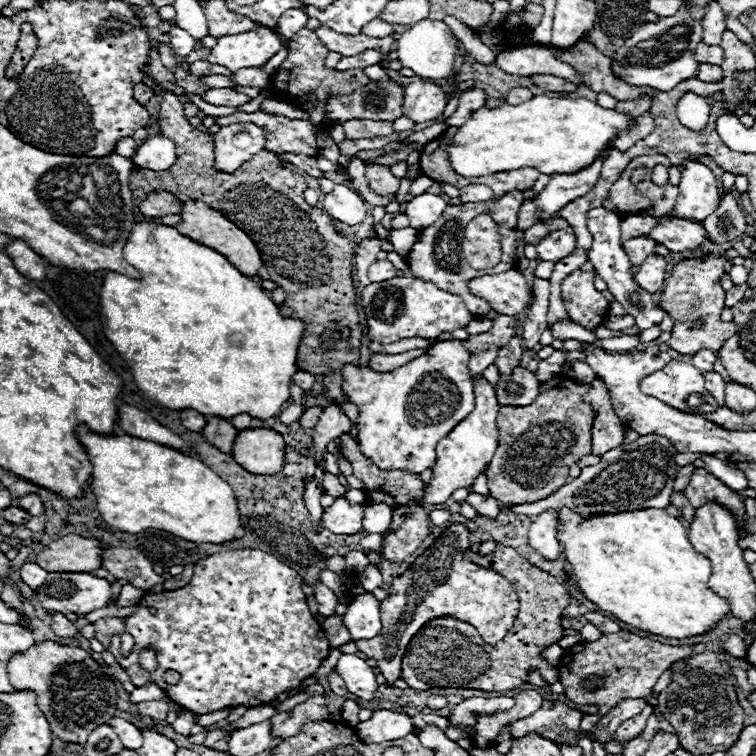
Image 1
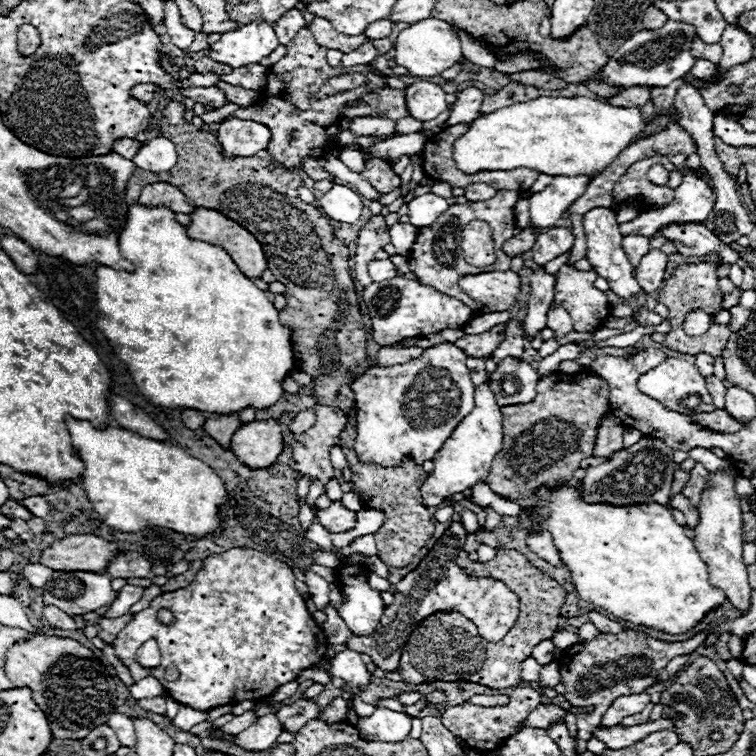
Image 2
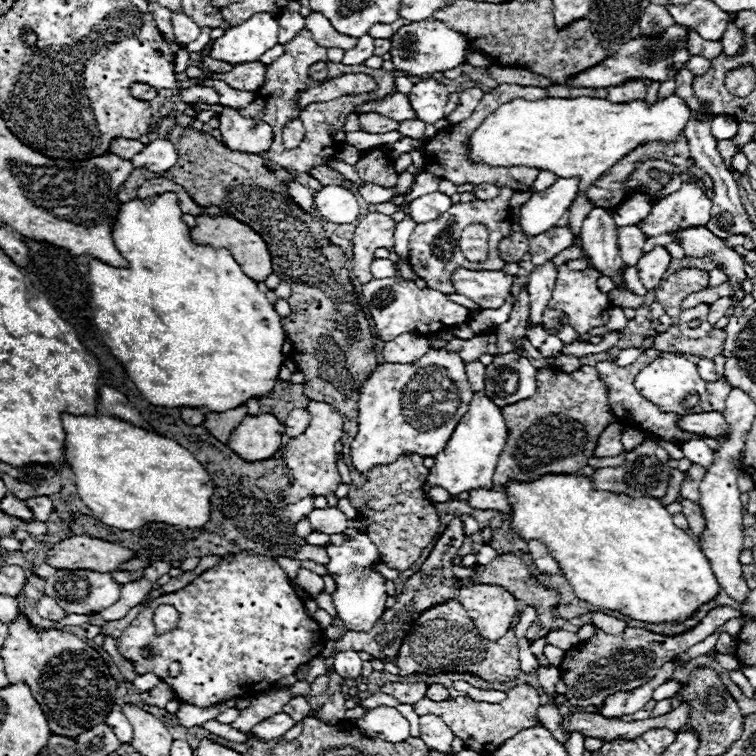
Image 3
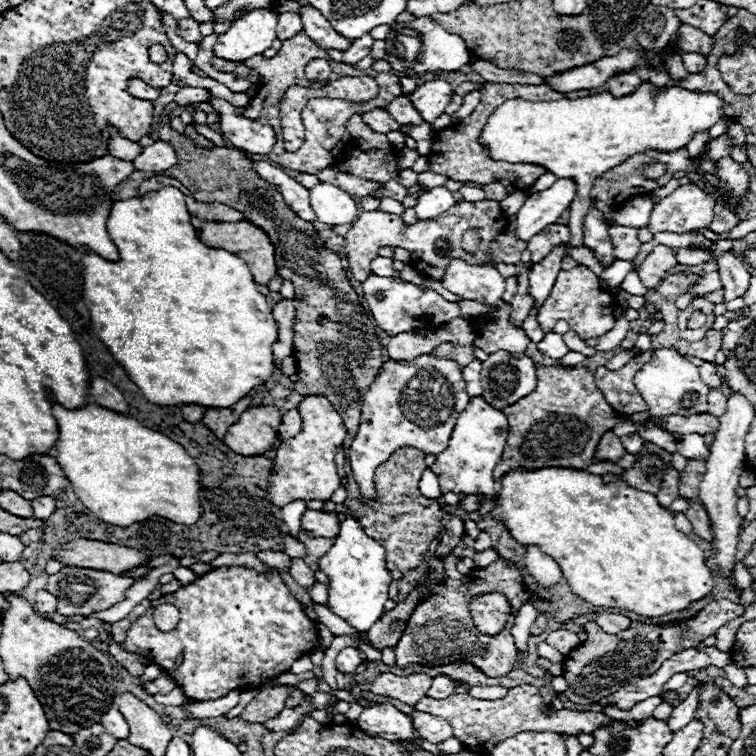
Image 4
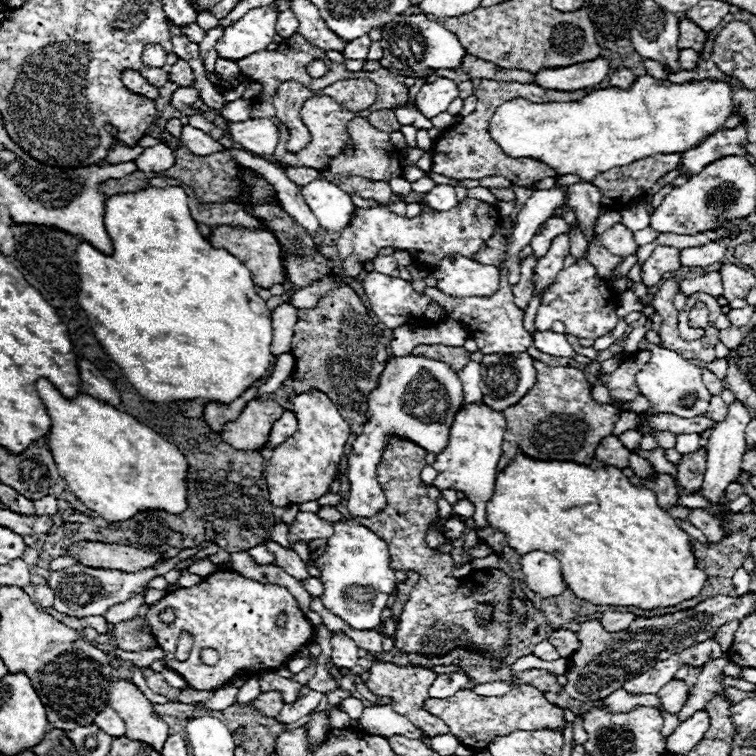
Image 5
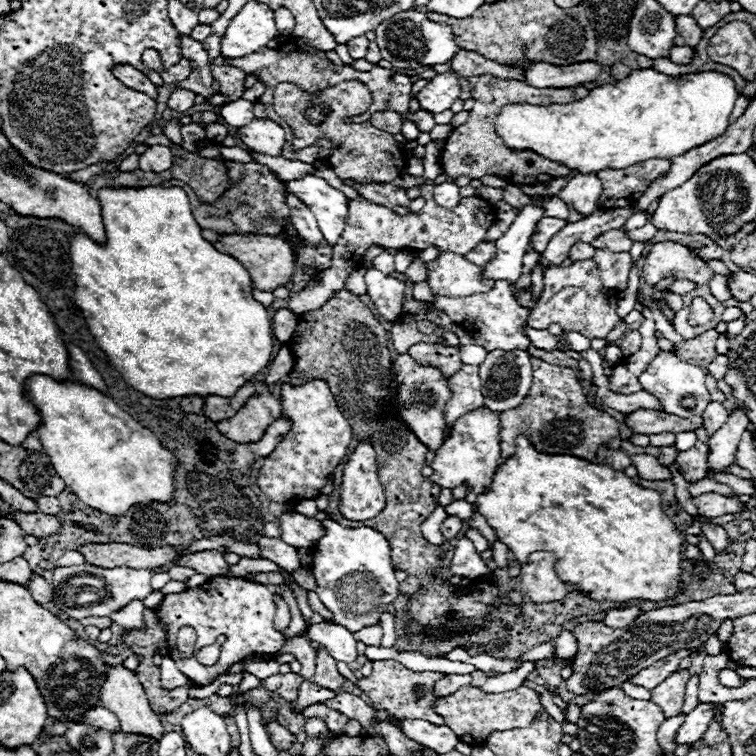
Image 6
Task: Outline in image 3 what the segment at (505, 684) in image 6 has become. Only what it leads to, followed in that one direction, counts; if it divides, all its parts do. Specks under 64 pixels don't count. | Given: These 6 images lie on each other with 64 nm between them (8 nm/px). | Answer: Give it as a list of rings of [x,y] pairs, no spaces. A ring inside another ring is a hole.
[[[458,682],[456,688],[458,690],[466,690],[472,700],[480,700],[480,702],[488,702],[488,704],[496,704],[496,702],[502,702],[506,698],[504,692],[498,692],[498,690],[478,690],[478,688],[472,688],[472,686],[464,684],[464,682]]]

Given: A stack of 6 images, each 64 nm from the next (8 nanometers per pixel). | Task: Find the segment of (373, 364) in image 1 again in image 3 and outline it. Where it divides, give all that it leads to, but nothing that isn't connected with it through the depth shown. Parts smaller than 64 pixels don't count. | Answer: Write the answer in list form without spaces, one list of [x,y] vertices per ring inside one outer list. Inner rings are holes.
[[[398,336],[396,340],[392,340],[390,344],[386,344],[382,348],[382,358],[388,364],[400,364],[400,362],[414,362],[420,356],[424,356],[424,352],[428,352],[431,348],[430,337],[424,336]]]

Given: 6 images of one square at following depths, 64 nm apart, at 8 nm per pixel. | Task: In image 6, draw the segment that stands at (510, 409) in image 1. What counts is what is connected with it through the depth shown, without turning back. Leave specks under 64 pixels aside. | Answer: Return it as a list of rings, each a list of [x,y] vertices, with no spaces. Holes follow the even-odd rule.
[[[532,358],[532,368],[534,368],[534,382],[528,396],[522,400],[520,406],[500,412],[502,460],[508,460],[514,454],[514,444],[518,436],[526,436],[530,444],[542,454],[570,454],[582,460],[594,460],[596,450],[604,442],[612,442],[612,448],[624,448],[624,452],[628,452],[630,456],[632,454],[654,454],[654,458],[660,456],[660,450],[656,446],[642,448],[620,440],[618,420],[608,412],[594,408],[588,402],[588,396],[582,391],[578,372],[564,366],[552,366],[540,358]]]

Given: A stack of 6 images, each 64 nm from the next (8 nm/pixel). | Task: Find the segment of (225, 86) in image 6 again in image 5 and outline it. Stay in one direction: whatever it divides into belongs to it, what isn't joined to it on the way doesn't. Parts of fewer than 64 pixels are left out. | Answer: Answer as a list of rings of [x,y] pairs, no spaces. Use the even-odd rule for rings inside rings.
[[[216,60],[216,74],[224,78],[234,78],[238,74],[238,64],[232,60]]]

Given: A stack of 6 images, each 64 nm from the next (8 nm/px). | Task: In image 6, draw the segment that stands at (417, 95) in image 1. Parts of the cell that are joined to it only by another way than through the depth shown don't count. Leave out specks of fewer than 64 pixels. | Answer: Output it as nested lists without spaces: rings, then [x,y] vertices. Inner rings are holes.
[[[438,74],[418,92],[418,102],[422,110],[438,114],[448,110],[458,96],[460,96],[458,78],[454,74]]]

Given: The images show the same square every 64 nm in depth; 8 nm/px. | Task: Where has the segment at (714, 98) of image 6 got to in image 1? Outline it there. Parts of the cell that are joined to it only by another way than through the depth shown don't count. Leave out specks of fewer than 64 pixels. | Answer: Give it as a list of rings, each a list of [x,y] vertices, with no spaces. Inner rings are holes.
[[[534,96],[528,102],[522,104],[504,104],[498,108],[478,108],[472,112],[470,120],[462,124],[454,136],[454,140],[448,144],[448,162],[450,166],[460,172],[460,176],[472,178],[472,176],[488,176],[492,172],[508,172],[518,168],[536,168],[542,174],[554,174],[554,172],[576,172],[584,166],[588,166],[600,150],[606,148],[608,140],[618,134],[626,132],[628,116],[620,114],[616,110],[608,110],[598,106],[596,102],[590,102],[586,98],[568,100],[568,98],[548,98],[548,96]]]

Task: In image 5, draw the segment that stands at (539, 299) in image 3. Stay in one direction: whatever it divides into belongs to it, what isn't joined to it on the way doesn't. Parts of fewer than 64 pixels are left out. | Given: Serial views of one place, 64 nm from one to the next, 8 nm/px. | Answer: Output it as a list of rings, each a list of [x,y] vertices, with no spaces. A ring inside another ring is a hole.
[[[558,236],[552,242],[552,248],[548,250],[548,256],[542,256],[538,260],[538,264],[534,268],[534,276],[532,276],[536,294],[542,296],[548,290],[548,286],[552,284],[552,280],[556,278],[556,274],[562,270],[562,262],[568,256],[568,246],[570,246],[568,236]]]

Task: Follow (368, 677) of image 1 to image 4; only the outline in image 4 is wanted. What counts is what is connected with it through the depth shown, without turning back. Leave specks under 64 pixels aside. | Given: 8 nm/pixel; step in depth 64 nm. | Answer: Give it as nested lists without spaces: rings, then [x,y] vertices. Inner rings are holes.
[[[344,648],[336,656],[336,668],[342,674],[354,674],[360,664],[362,664],[362,658],[360,658],[360,652],[356,648]]]

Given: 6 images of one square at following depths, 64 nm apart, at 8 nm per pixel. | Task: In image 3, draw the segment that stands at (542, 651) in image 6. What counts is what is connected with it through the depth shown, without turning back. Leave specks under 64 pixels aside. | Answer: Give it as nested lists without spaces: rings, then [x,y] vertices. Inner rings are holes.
[[[547,645],[544,650],[544,654],[551,665],[559,667],[565,652],[558,647]]]

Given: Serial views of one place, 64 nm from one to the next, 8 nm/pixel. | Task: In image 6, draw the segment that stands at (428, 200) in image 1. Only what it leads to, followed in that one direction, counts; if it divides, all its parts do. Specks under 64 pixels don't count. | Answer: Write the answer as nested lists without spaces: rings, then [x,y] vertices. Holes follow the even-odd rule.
[[[442,182],[442,184],[436,184],[434,190],[434,202],[446,210],[454,208],[458,202],[460,202],[460,194],[458,194],[458,186],[456,184],[450,184],[450,182]]]

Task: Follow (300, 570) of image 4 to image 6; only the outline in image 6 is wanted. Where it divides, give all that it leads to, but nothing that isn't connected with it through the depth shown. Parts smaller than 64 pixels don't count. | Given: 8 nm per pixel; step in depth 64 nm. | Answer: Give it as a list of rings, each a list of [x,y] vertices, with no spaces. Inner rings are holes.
[[[256,534],[256,540],[254,542],[260,546],[260,552],[262,552],[264,558],[272,560],[280,568],[284,568],[288,574],[292,574],[294,570],[300,570],[302,568],[300,560],[298,560],[298,554],[296,554],[296,548],[284,544],[282,540]]]

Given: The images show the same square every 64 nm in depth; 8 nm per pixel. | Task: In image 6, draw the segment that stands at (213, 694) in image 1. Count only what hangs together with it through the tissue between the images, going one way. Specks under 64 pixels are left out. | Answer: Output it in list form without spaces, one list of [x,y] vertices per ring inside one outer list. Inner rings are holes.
[[[214,576],[208,582],[204,582],[202,586],[188,588],[178,594],[168,594],[168,596],[164,596],[164,600],[160,602],[160,606],[154,612],[164,624],[170,658],[176,662],[176,668],[180,668],[180,672],[184,672],[198,686],[212,682],[214,678],[224,674],[232,664],[242,662],[242,658],[246,658],[246,656],[264,654],[268,658],[274,658],[274,654],[286,644],[288,638],[302,636],[306,630],[306,622],[300,614],[296,598],[292,596],[292,592],[286,586],[270,586],[270,584],[264,586],[264,584],[256,584],[246,578],[234,578],[234,576]],[[274,596],[280,596],[288,604],[290,614],[292,614],[290,626],[284,632],[274,630],[274,626],[272,626],[274,612],[276,612]],[[182,626],[192,626],[196,630],[196,636],[198,636],[196,654],[200,648],[218,642],[218,638],[224,640],[218,666],[202,666],[198,662],[196,654],[192,654],[186,660],[178,656],[178,650],[174,650],[174,640]]]

